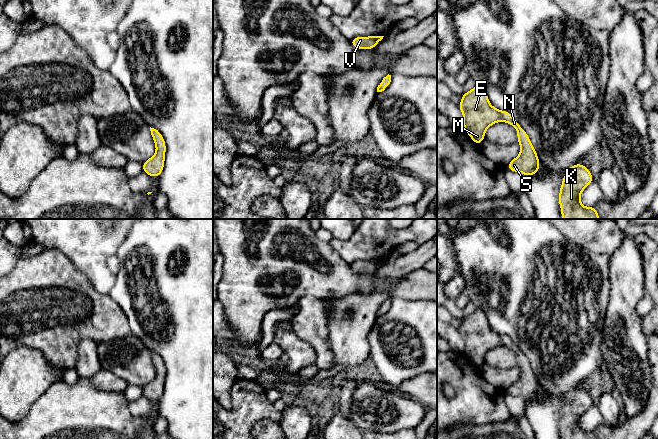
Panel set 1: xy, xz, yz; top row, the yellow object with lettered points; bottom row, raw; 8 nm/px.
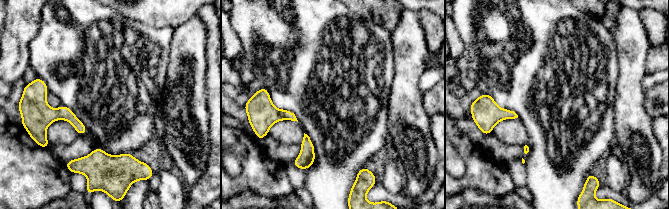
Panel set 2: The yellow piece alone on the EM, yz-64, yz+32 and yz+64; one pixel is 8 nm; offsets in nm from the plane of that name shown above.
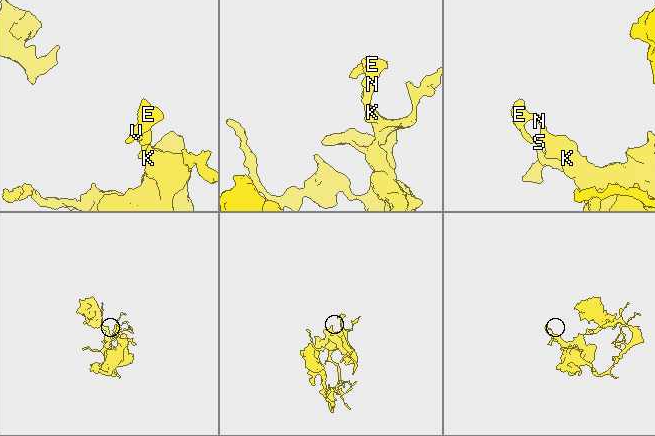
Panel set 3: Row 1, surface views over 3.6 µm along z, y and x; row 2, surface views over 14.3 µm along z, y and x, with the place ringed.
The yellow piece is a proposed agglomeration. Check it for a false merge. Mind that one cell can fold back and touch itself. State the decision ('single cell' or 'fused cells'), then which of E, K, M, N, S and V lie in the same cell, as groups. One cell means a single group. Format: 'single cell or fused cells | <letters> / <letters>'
single cell | E K M N S V

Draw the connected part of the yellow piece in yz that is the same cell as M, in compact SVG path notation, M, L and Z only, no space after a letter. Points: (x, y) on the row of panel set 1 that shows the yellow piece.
M477 85L469 92L462 94L458 105L464 120L462 125L471 139L479 146L485 139L485 131L496 122L503 121L512 125L517 133L517 142L521 153L506 166L524 176L532 176L539 172L539 158L525 130L508 111L500 111L490 105L486 91L482 85Z

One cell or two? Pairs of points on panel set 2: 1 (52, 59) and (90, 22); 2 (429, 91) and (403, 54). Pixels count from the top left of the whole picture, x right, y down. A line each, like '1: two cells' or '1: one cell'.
1: one cell
2: two cells

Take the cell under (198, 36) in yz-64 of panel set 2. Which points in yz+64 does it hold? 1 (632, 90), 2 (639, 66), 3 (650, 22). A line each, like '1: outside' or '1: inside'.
1: inside
2: inside
3: outside

